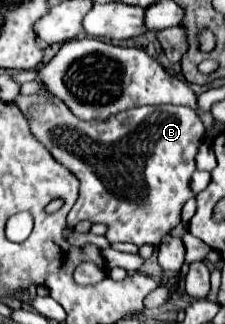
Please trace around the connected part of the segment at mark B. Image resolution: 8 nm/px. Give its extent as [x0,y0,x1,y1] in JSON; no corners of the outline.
[16,91,206,245]

